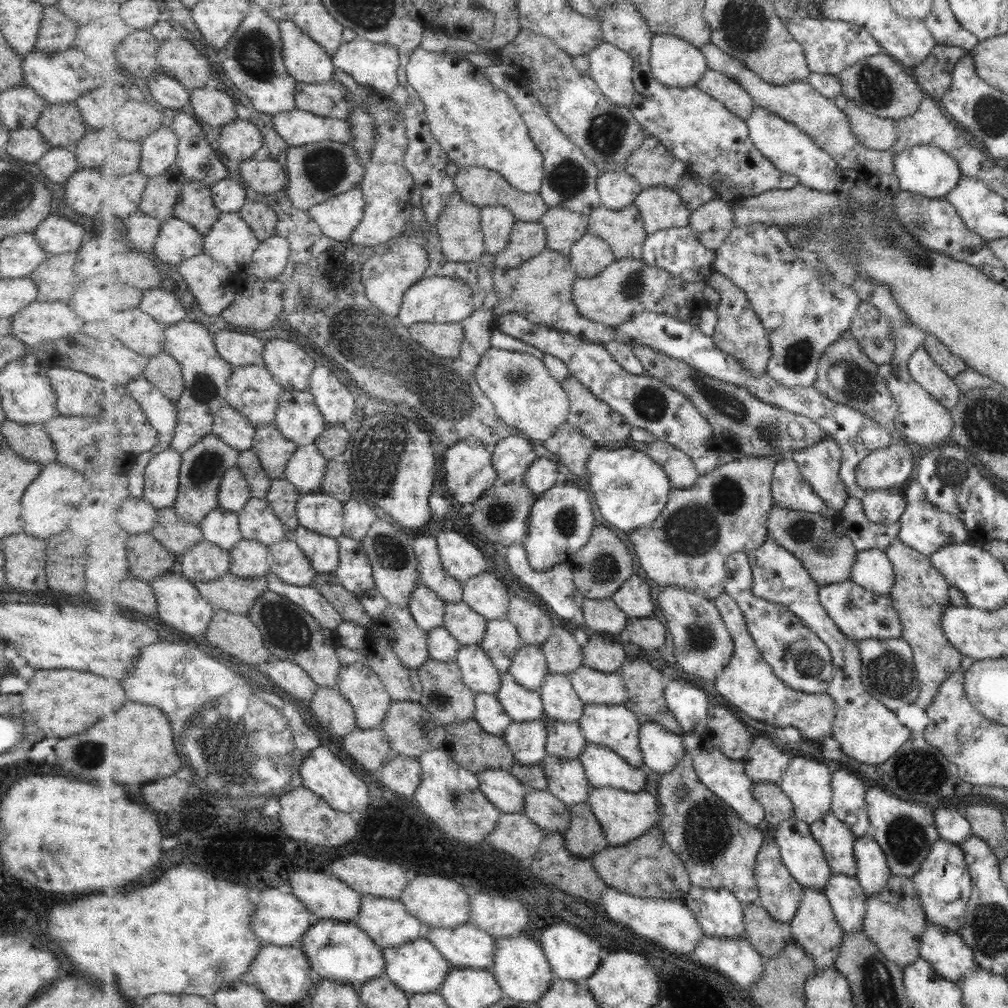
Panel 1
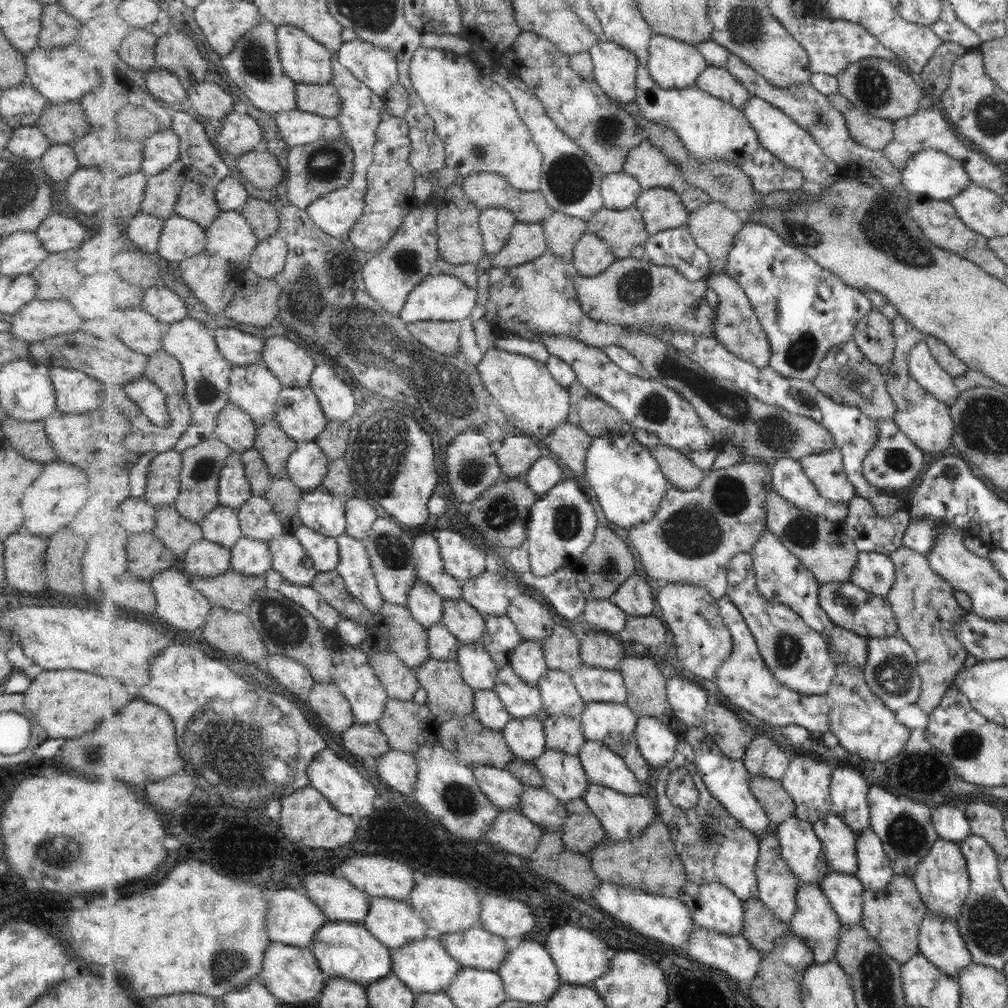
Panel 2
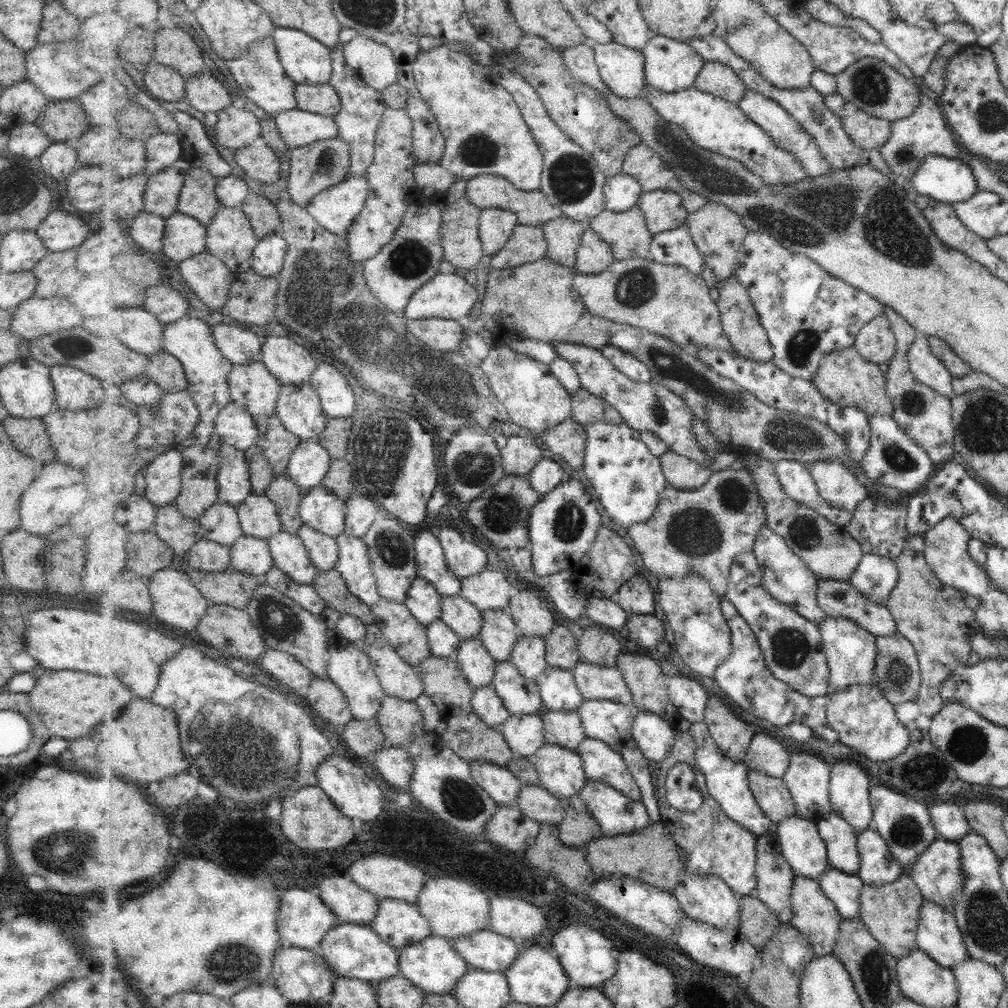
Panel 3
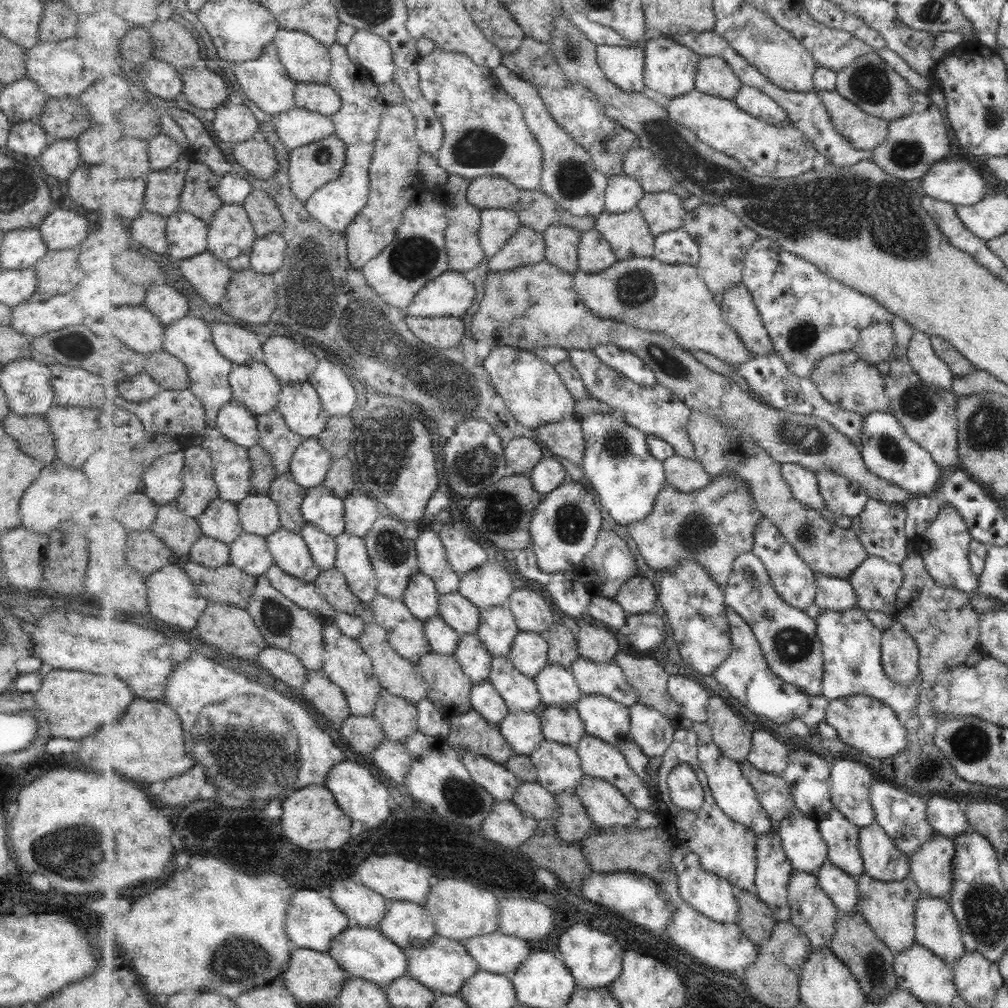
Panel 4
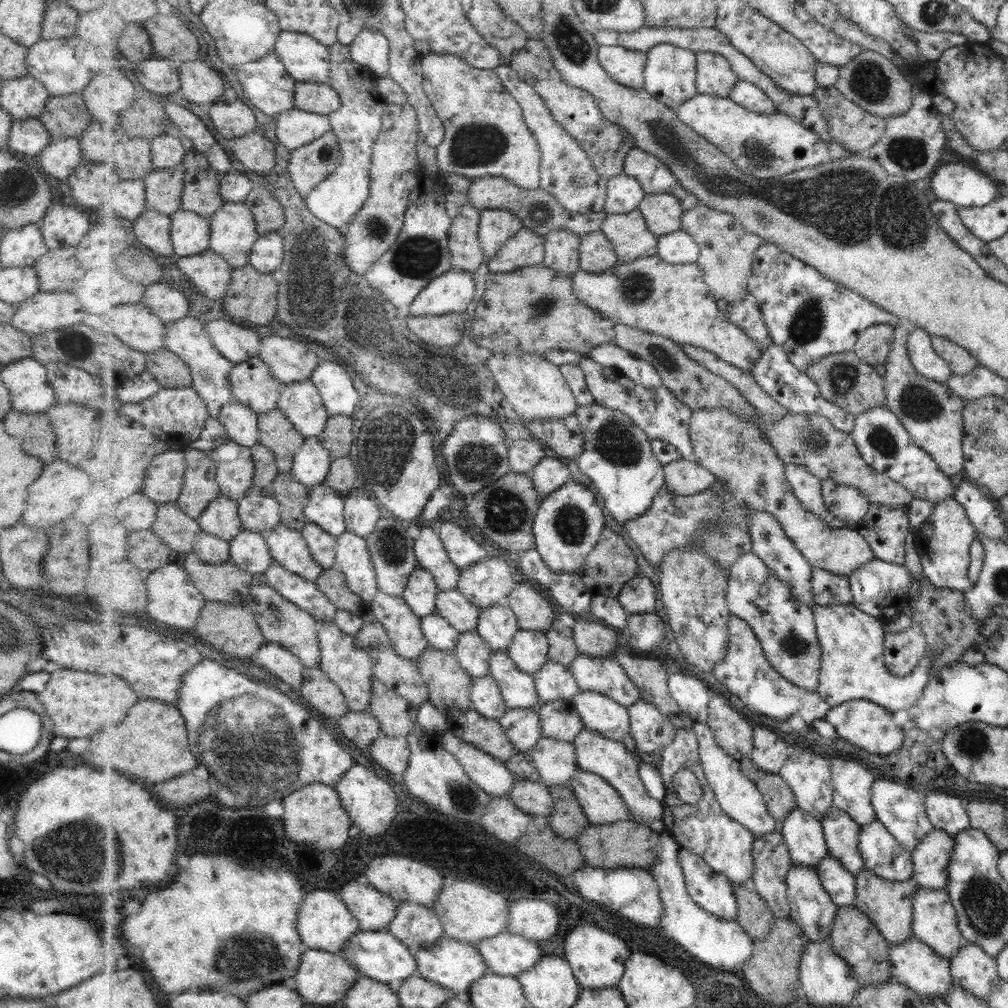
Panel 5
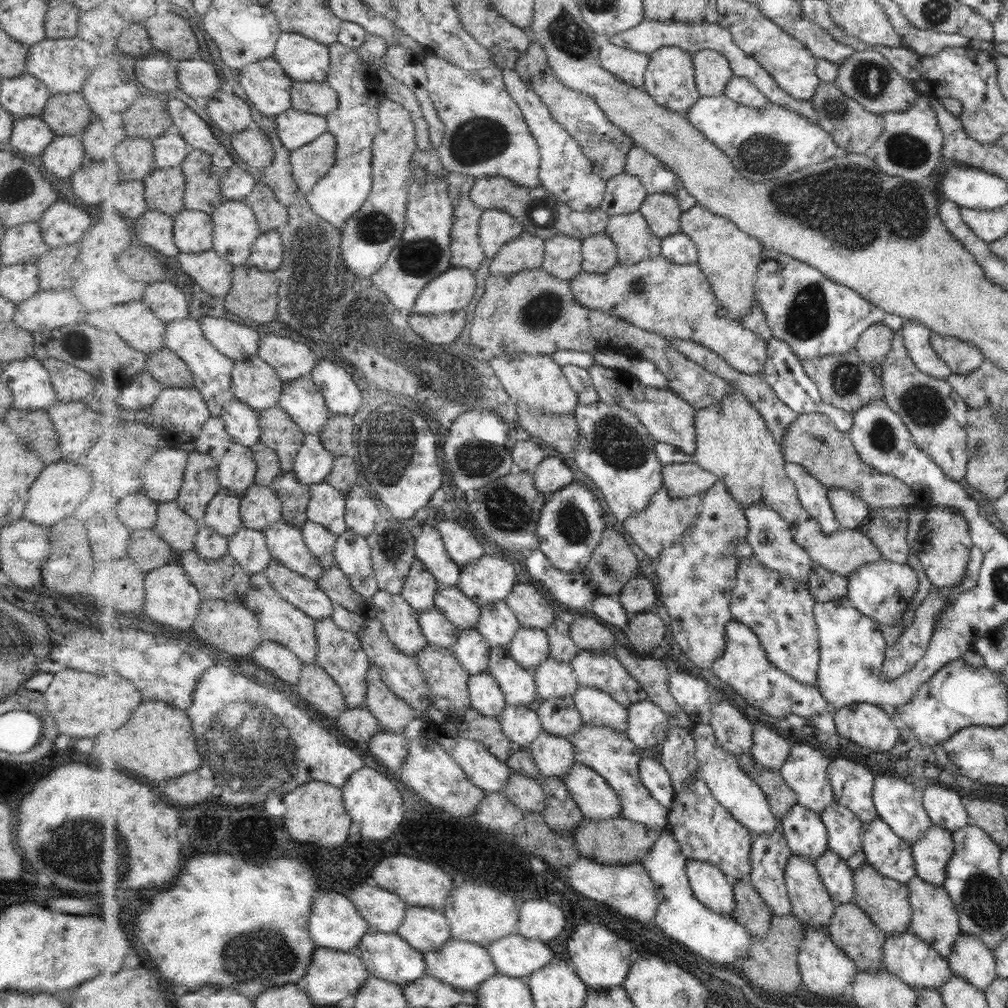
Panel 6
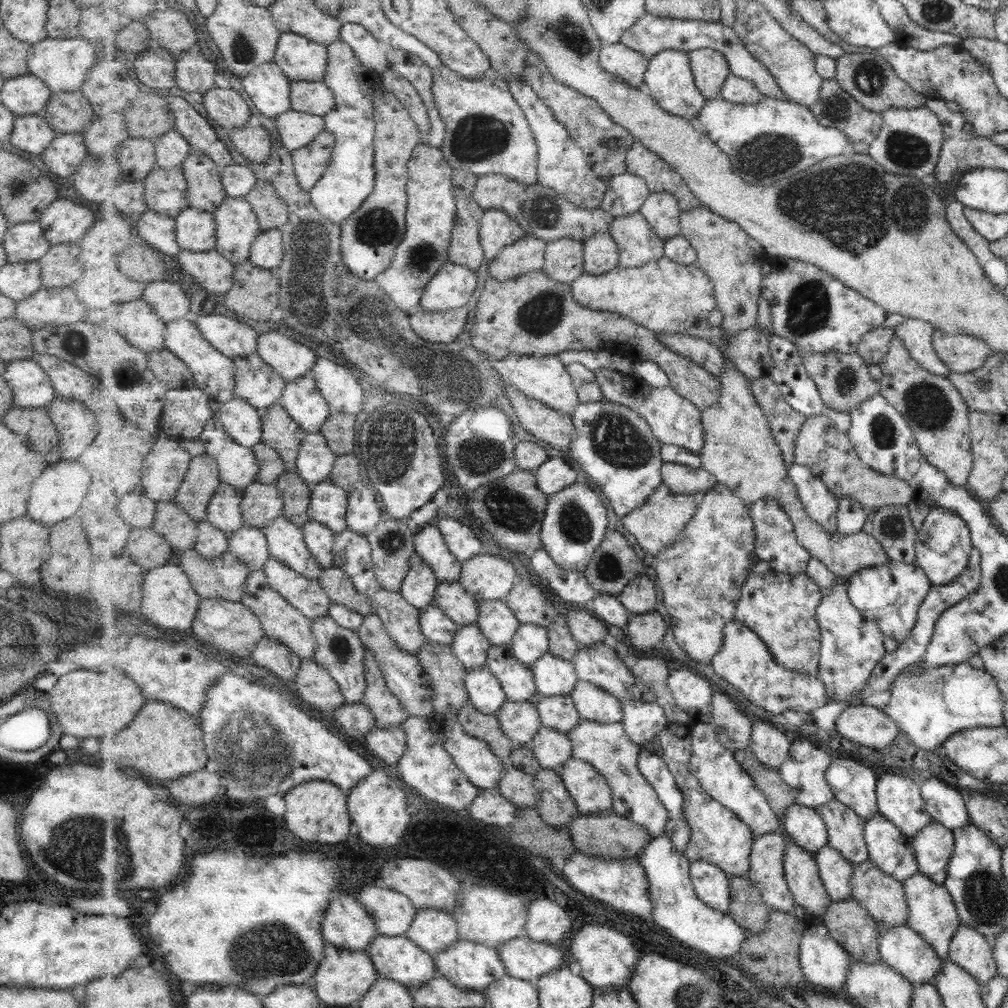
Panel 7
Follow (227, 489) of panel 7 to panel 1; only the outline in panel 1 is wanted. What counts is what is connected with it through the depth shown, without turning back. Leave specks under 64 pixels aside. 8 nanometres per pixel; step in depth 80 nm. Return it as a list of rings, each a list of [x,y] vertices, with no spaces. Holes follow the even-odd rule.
[[[220,507],[212,510],[199,525],[205,539],[225,550],[233,550],[244,539],[238,513]]]

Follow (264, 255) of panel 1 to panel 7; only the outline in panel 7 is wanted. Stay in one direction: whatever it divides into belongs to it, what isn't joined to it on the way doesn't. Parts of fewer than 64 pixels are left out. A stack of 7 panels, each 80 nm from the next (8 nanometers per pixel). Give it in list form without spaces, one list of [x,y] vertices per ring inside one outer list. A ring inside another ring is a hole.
[[[280,229],[262,231],[251,248],[250,262],[275,271],[285,260],[284,238]]]

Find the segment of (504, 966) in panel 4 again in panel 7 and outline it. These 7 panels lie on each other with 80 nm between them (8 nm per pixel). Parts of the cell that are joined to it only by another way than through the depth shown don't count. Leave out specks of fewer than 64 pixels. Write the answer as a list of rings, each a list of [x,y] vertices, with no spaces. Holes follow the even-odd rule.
[[[517,937],[497,947],[509,975],[535,983],[539,977],[563,968],[565,954],[556,944]]]

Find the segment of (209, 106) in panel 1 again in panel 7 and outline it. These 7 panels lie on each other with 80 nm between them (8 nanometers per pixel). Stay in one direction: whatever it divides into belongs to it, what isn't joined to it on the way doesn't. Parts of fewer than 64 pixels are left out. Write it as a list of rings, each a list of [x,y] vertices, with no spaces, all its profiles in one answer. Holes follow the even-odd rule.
[[[198,49],[189,50],[181,54],[176,61],[176,77],[178,86],[187,93],[197,92],[205,94],[215,86],[215,72],[217,64],[209,62]]]

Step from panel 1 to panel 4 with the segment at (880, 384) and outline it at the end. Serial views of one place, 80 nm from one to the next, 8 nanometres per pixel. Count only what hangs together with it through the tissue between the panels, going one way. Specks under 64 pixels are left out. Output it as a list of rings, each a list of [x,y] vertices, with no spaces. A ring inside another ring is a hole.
[[[854,350],[838,352],[822,358],[811,373],[810,380],[818,384],[819,391],[832,403],[861,413],[890,412],[890,396],[886,392],[886,378],[877,370],[875,364],[859,357]]]

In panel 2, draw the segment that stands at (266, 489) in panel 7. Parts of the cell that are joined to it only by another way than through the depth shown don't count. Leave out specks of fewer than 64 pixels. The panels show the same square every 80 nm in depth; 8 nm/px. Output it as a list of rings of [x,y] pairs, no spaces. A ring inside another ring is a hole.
[[[252,495],[237,511],[245,537],[270,542],[287,533],[273,503],[266,496]]]

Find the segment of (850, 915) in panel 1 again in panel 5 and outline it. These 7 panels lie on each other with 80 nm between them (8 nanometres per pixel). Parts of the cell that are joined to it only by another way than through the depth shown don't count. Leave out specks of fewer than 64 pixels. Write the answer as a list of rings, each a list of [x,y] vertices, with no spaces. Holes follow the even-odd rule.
[[[830,854],[816,866],[816,869],[823,887],[827,889],[835,904],[838,907],[853,907],[858,897],[856,876],[847,870],[838,858]]]

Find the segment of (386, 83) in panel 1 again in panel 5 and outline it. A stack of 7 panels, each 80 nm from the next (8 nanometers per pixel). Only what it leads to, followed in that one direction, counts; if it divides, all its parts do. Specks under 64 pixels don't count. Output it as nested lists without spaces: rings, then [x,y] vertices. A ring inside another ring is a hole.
[[[364,28],[355,43],[351,44],[350,50],[354,59],[369,67],[378,78],[389,75],[390,43],[382,32]]]

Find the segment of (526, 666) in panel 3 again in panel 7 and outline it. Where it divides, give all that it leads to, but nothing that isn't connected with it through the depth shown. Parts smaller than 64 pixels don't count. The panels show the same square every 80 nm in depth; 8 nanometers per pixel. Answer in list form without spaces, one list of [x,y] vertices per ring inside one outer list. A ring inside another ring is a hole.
[[[521,622],[510,645],[515,658],[527,665],[533,665],[550,650],[548,630],[545,626],[533,623],[523,624]]]

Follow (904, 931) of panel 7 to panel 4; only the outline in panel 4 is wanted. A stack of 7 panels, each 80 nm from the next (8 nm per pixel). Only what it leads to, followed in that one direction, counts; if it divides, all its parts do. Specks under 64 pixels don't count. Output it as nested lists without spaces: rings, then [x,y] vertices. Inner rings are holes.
[[[918,942],[901,952],[895,952],[894,969],[897,978],[897,987],[914,995],[919,1002],[926,1005],[952,1006],[957,997],[957,987],[954,985],[950,964],[937,958],[925,946]]]

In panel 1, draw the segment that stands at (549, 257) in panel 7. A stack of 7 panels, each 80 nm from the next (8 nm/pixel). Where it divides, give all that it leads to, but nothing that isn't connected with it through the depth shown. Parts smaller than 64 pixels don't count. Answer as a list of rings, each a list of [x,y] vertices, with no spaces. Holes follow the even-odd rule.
[[[560,206],[549,207],[540,222],[546,227],[548,248],[565,257],[570,257],[574,245],[590,228],[588,216]]]

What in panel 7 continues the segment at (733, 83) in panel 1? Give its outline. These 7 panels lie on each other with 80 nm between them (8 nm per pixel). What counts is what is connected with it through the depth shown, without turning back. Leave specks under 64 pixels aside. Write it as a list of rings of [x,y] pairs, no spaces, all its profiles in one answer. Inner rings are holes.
[[[698,49],[688,54],[698,89],[708,99],[721,98],[723,85],[732,73],[726,55],[714,49]]]

